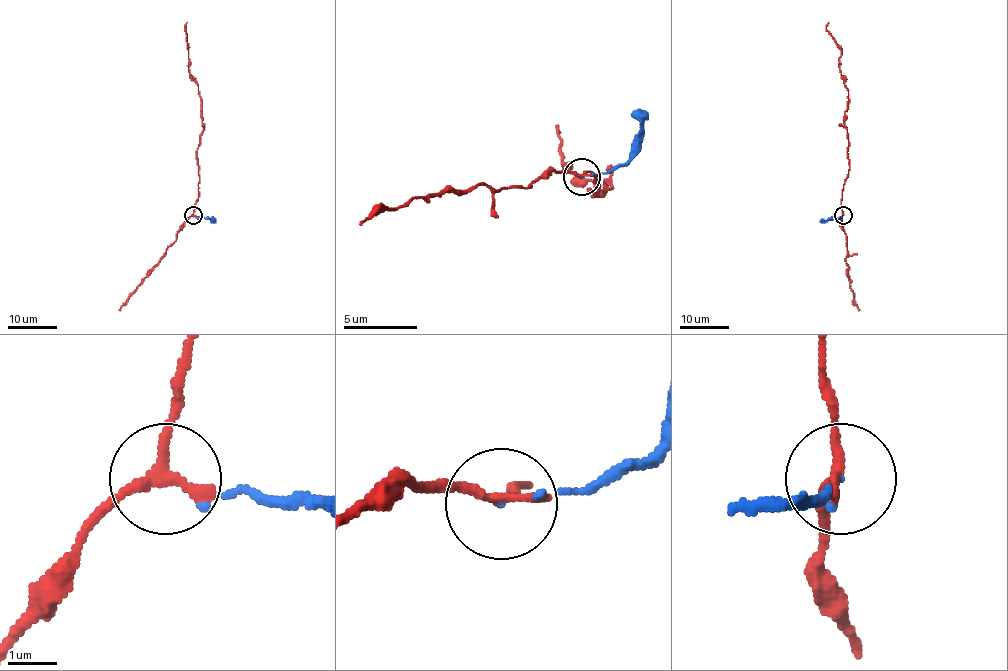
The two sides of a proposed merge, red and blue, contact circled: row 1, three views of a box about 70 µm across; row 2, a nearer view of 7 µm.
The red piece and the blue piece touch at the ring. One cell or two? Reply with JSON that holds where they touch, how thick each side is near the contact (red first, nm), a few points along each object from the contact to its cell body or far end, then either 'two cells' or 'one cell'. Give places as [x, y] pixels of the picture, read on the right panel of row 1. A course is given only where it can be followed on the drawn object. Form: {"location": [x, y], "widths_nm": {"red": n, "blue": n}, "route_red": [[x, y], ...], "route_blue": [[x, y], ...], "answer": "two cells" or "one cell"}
{"location": [843, 215], "widths_nm": {"red": 240, "blue": 60}, "route_red": [[843, 215], [842, 189], [849, 168], [844, 125], [848, 96], [840, 69], [841, 47], [826, 28], [828, 22]], "route_blue": [[843, 215], [820, 221]], "answer": "one cell"}

